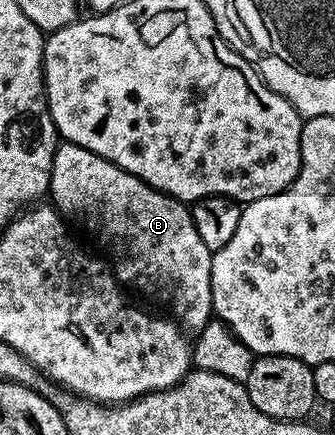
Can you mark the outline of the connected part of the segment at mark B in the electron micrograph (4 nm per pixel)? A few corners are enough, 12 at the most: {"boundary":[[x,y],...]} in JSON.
{"boundary":[[59,144],[48,197],[159,293],[183,330],[214,317],[212,250],[183,202]]}

